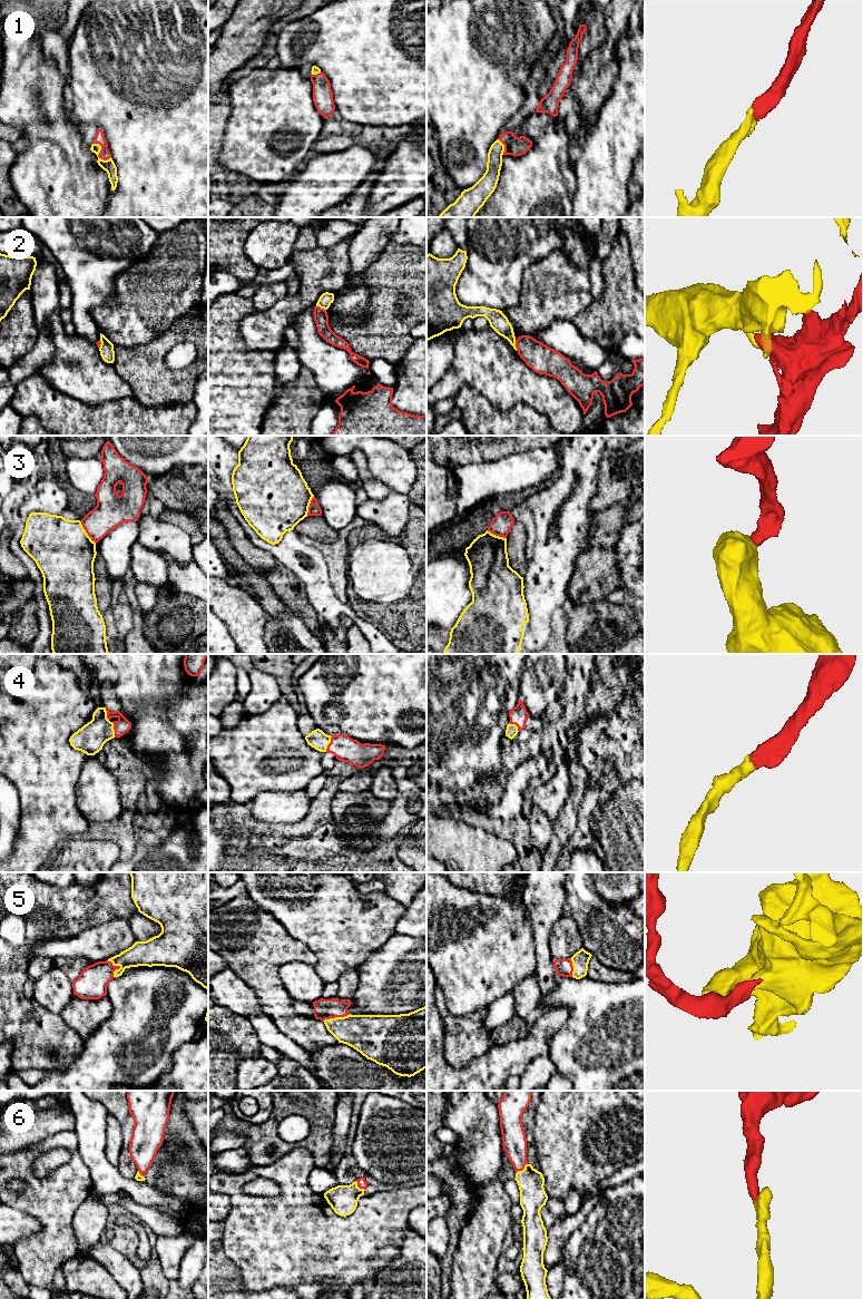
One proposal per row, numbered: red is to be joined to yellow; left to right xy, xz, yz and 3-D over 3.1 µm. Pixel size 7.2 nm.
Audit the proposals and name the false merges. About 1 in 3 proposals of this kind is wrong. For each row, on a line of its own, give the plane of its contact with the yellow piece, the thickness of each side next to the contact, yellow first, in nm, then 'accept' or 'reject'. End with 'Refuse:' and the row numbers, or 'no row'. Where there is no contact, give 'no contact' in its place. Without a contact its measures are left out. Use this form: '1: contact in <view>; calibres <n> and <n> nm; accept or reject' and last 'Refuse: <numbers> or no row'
1: contact in xy; calibres 90 and 80 nm; accept
2: contact in yz; calibres 140 and 200 nm; reject
3: contact in xy; calibres 440 and 240 nm; reject
4: contact in xy; calibres 200 and 110 nm; accept
5: contact in xz; calibres 280 and 140 nm; accept
6: contact in yz; calibres 190 and 180 nm; accept
Refuse: 2, 3

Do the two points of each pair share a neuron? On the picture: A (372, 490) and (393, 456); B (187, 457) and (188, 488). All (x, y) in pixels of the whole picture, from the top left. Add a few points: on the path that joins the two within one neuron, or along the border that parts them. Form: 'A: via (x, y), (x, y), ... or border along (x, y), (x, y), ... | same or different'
A: border along (366, 456), (368, 469), (393, 491) | different
B: border along (196, 465), (175, 465), (163, 474) | different

